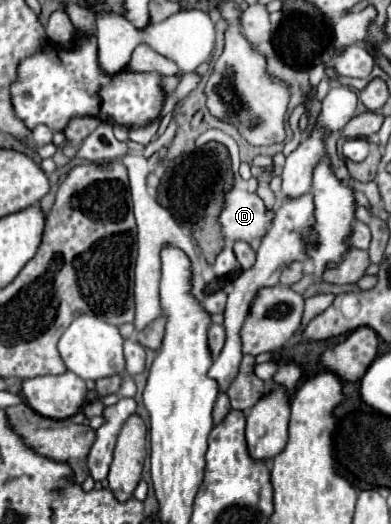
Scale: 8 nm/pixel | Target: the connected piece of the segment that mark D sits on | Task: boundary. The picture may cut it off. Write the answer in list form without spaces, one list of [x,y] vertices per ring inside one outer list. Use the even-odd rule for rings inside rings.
[[[247,181],[244,182],[246,188],[242,188],[242,184],[233,184],[224,194],[224,206],[218,216],[222,238],[228,242],[260,240],[274,216],[274,212],[266,210],[264,202],[257,195],[248,192]]]

